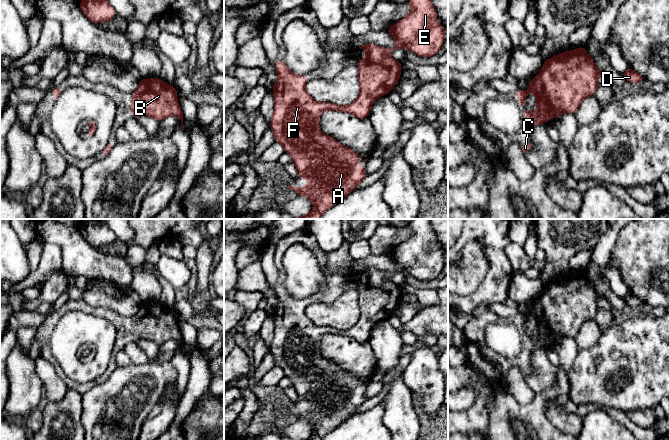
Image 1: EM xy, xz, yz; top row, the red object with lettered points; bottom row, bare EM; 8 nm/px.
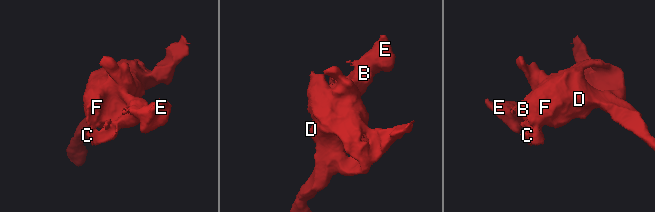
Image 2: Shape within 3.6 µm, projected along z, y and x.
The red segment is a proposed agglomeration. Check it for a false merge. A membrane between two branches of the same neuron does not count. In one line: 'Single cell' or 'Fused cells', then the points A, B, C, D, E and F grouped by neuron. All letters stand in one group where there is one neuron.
Single cell. Groups: A B C D E F

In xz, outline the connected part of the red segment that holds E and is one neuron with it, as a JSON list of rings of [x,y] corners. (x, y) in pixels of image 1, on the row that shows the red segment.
[[[408,0],[407,3],[412,7],[411,12],[402,20],[395,22],[387,29],[396,41],[396,45],[392,49],[382,48],[375,44],[364,44],[359,47],[364,49],[367,55],[364,59],[358,61],[358,81],[360,84],[360,92],[357,99],[351,104],[341,106],[333,103],[315,101],[304,88],[305,84],[308,82],[307,75],[293,74],[287,68],[282,59],[276,62],[275,68],[278,79],[272,88],[274,95],[274,114],[271,119],[270,129],[274,134],[275,142],[282,144],[285,149],[285,154],[290,154],[292,156],[294,165],[298,172],[297,178],[304,177],[309,182],[308,187],[293,187],[292,185],[289,185],[288,188],[296,192],[298,196],[306,196],[314,204],[314,208],[309,214],[301,217],[292,217],[292,219],[321,219],[326,210],[348,195],[367,176],[365,168],[358,166],[358,163],[362,158],[360,155],[320,131],[320,114],[323,111],[331,110],[346,112],[359,119],[368,118],[373,102],[377,98],[387,95],[399,82],[402,66],[399,61],[396,61],[388,55],[390,52],[395,49],[410,49],[421,57],[431,57],[436,55],[441,49],[444,43],[446,30],[438,23],[437,14],[431,0]]]

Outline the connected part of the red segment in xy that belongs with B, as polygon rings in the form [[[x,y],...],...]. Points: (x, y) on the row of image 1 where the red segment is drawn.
[[[159,77],[142,78],[136,91],[132,94],[132,118],[136,119],[139,115],[146,115],[160,122],[173,115],[181,120],[179,129],[182,130],[183,113],[177,97],[178,93],[172,84],[163,82]]]

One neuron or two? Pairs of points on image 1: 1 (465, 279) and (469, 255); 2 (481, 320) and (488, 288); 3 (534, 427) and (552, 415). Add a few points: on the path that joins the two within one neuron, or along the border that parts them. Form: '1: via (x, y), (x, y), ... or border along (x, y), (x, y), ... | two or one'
1: via (468, 273), (469, 261) | one
2: border along (489, 303), (477, 306), (469, 314) | two
3: border along (549, 399), (545, 405), (545, 415), (559, 429) | two

